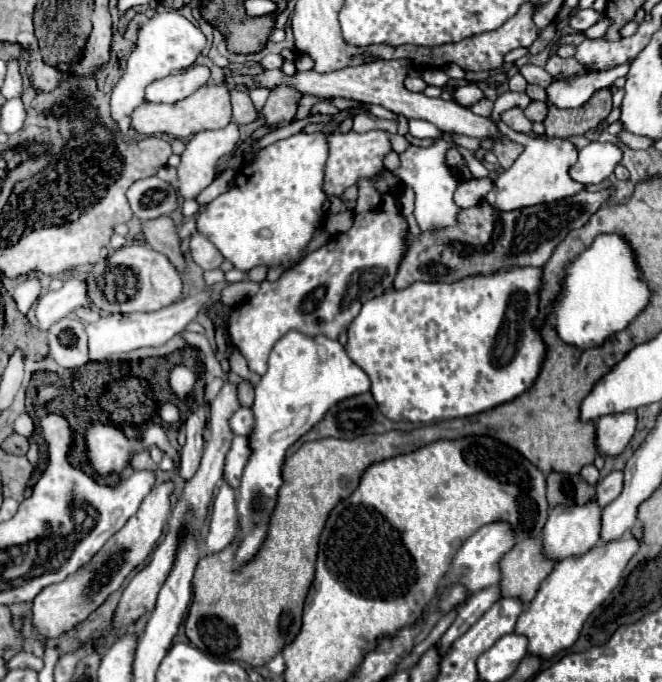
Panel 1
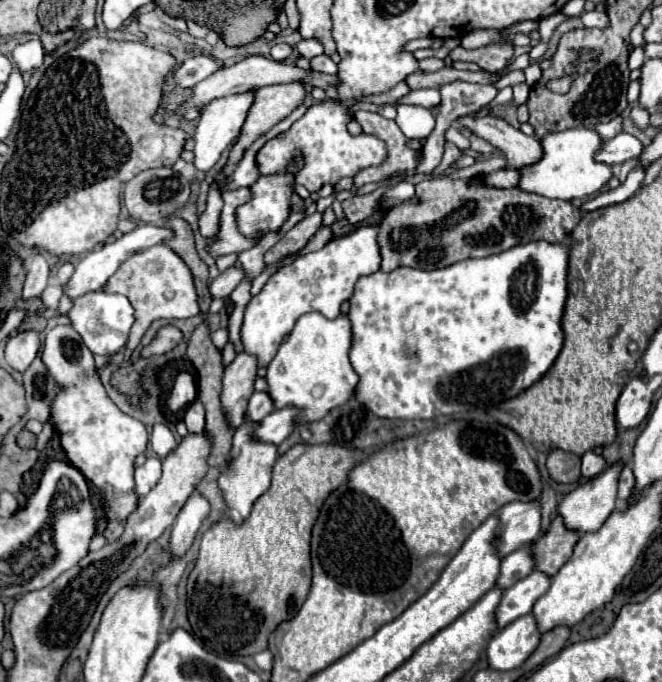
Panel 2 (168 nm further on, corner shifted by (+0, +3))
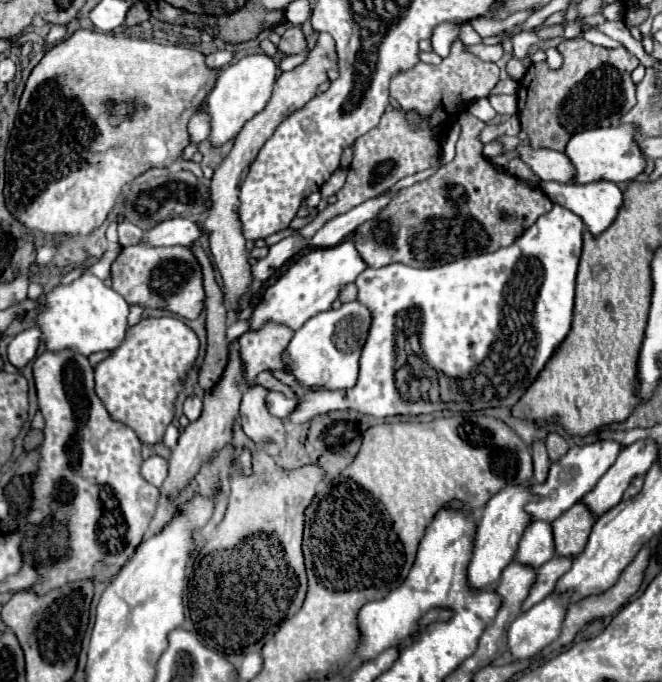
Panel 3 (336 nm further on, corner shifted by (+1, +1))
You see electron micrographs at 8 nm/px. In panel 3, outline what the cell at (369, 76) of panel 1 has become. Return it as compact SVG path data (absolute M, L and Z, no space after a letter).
M530 144L516 146L520 160L532 168L532 172L540 180L556 180L566 184L572 178L572 164L568 162L566 154L550 150L550 148L532 148Z

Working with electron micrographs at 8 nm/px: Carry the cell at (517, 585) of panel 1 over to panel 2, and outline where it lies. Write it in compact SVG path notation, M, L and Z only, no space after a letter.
M557 516L551 522L549 530L535 540L535 546L533 546L533 556L537 562L535 568L545 572L547 576L555 576L559 568L573 554L573 546L577 544L579 536L581 534L577 530L565 528L561 516Z

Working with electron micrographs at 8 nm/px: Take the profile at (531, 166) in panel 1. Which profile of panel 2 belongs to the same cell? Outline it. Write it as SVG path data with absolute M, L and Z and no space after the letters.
M585 126L563 130L557 134L547 134L545 138L541 138L541 146L543 146L541 162L521 168L523 176L519 188L547 198L559 198L559 200L575 200L575 198L597 194L617 172L615 166L601 164L595 160L595 154L601 150L601 144L603 138L597 134L597 130Z

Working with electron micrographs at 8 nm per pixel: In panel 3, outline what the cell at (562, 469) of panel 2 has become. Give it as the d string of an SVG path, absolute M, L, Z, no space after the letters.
M550 432L546 438L546 450L548 450L550 462L558 462L570 450L570 442L566 438L562 438L560 434Z

